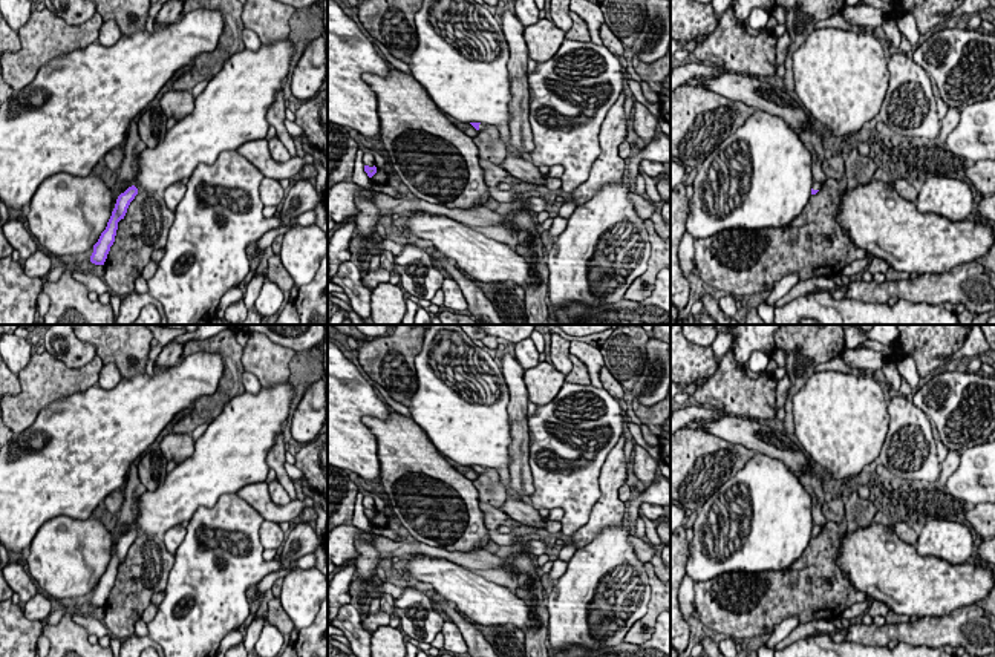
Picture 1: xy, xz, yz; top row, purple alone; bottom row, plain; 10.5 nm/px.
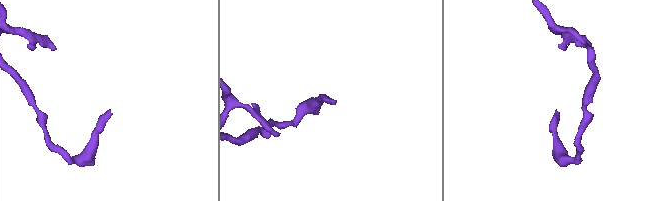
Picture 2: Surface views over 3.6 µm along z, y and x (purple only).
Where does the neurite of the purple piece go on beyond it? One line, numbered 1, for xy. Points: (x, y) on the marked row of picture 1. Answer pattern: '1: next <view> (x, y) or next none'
1: next none

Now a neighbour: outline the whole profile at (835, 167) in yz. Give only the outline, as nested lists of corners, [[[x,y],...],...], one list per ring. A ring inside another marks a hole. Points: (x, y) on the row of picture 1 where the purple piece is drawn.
[[[834,152],[830,159],[824,159],[822,172],[827,179],[845,179],[845,161],[842,155],[839,152]]]

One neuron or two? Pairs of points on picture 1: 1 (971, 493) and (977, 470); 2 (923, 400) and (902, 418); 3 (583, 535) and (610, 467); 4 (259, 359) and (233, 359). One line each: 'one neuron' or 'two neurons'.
1: one neuron
2: two neurons
3: one neuron
4: two neurons

